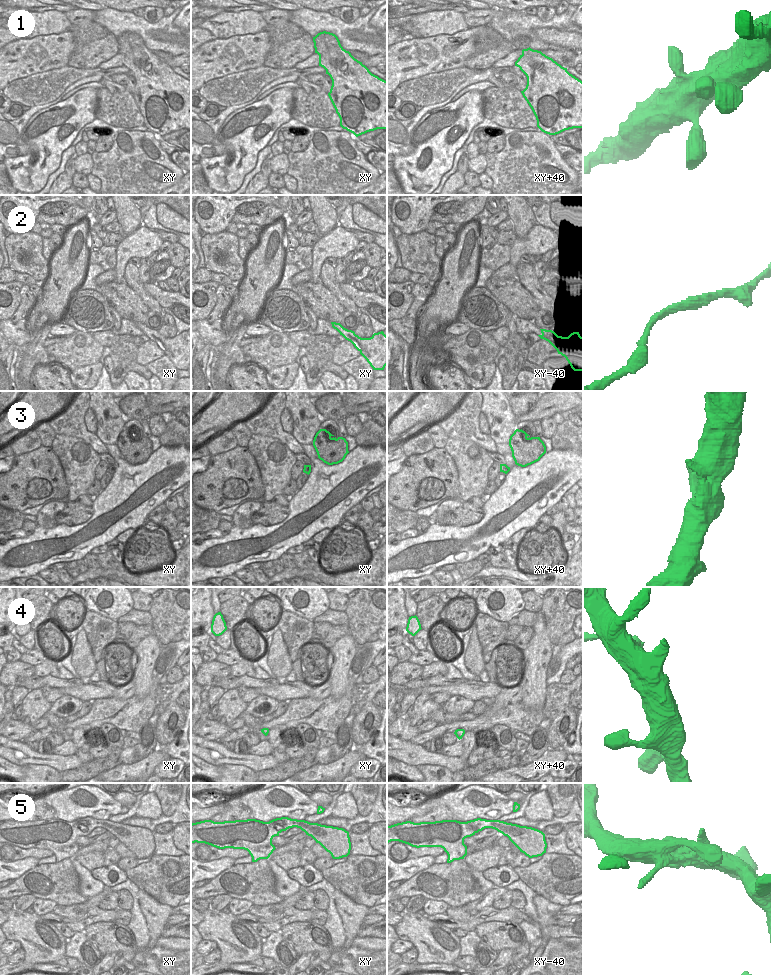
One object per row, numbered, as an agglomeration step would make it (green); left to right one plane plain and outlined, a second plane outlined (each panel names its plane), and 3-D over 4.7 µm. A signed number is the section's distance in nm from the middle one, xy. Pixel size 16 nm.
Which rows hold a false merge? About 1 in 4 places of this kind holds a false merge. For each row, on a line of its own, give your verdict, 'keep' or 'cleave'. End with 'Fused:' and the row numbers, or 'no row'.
1: keep
2: keep
3: keep
4: keep
5: keep
Fused: no row

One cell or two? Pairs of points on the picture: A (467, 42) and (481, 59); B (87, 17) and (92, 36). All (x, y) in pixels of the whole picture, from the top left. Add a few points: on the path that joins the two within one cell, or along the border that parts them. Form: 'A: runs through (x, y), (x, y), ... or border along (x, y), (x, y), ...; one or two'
A: border along (483, 30), (477, 37), (476, 51), (463, 66); two
B: border along (92, 20), (86, 24), (72, 25); two

